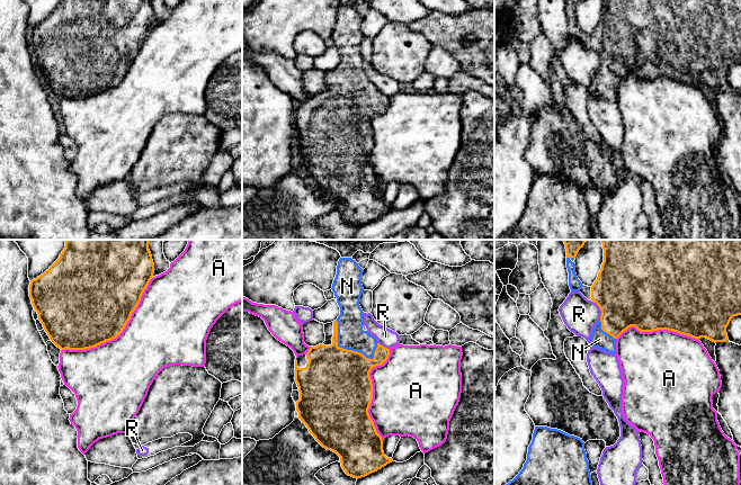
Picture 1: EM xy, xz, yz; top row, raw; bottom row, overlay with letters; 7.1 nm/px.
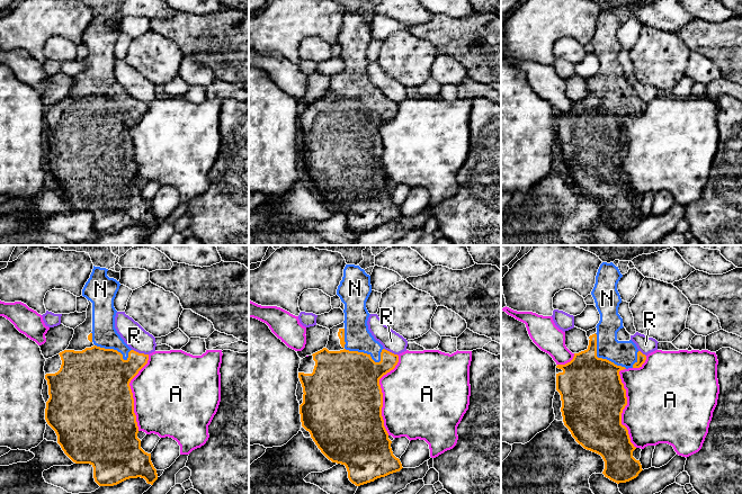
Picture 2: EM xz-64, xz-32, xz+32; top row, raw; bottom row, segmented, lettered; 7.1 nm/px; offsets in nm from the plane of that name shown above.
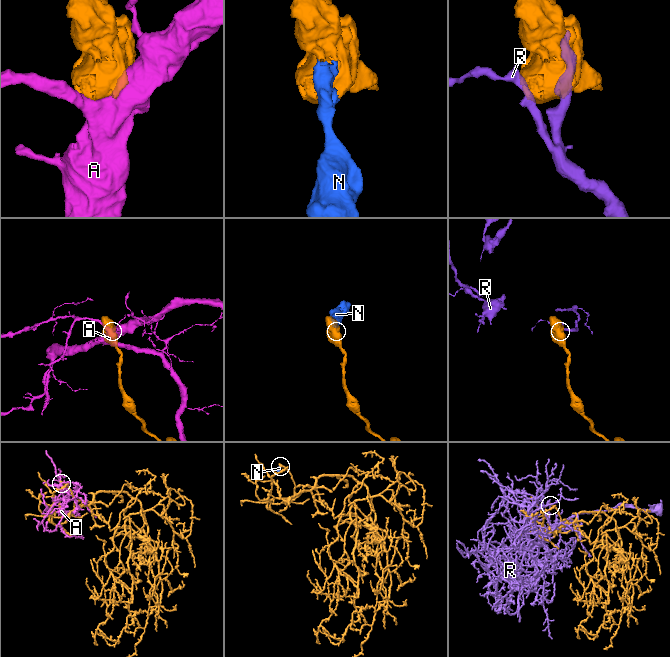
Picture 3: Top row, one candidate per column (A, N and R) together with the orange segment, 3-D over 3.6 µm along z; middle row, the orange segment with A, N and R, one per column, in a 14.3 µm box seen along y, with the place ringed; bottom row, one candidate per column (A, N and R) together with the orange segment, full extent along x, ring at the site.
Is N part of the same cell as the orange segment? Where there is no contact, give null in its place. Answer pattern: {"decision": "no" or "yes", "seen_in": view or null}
{"decision": "yes", "seen_in": "xz"}

